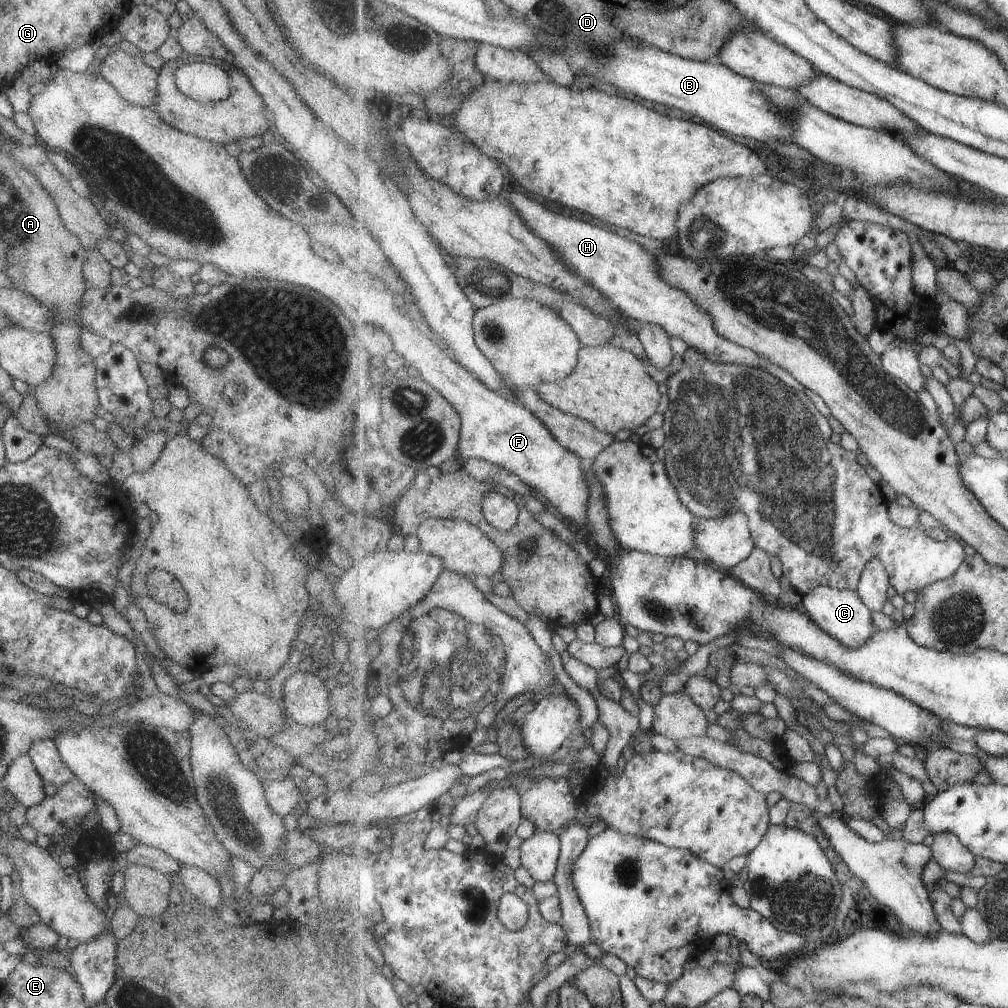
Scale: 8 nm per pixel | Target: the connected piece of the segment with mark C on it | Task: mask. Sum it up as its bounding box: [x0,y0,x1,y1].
[802,586,879,650]

